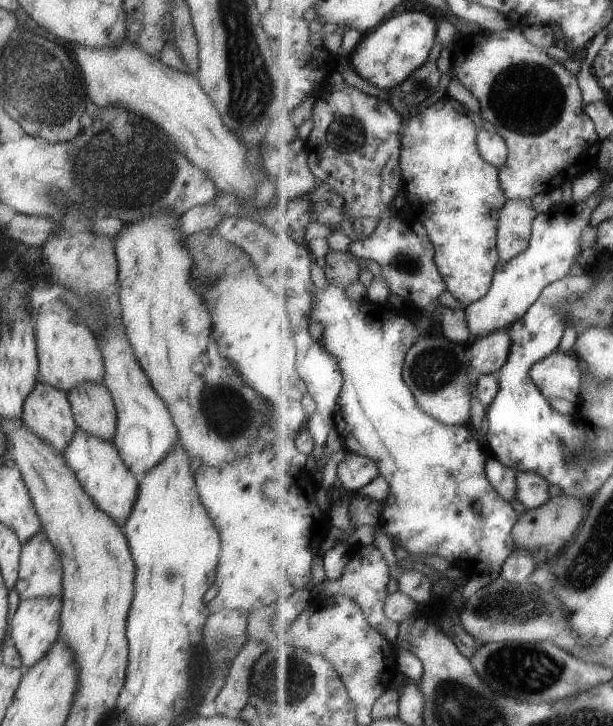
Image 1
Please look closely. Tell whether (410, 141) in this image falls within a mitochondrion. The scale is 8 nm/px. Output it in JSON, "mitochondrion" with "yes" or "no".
{"mitochondrion":"no"}

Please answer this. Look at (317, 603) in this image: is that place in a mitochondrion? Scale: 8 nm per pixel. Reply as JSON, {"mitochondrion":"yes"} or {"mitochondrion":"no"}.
{"mitochondrion":"no"}

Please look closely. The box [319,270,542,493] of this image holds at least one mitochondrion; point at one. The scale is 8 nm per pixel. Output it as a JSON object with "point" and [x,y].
{"point":[428,373]}

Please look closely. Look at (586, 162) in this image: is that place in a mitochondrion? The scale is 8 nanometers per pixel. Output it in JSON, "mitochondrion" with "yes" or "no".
{"mitochondrion":"no"}

